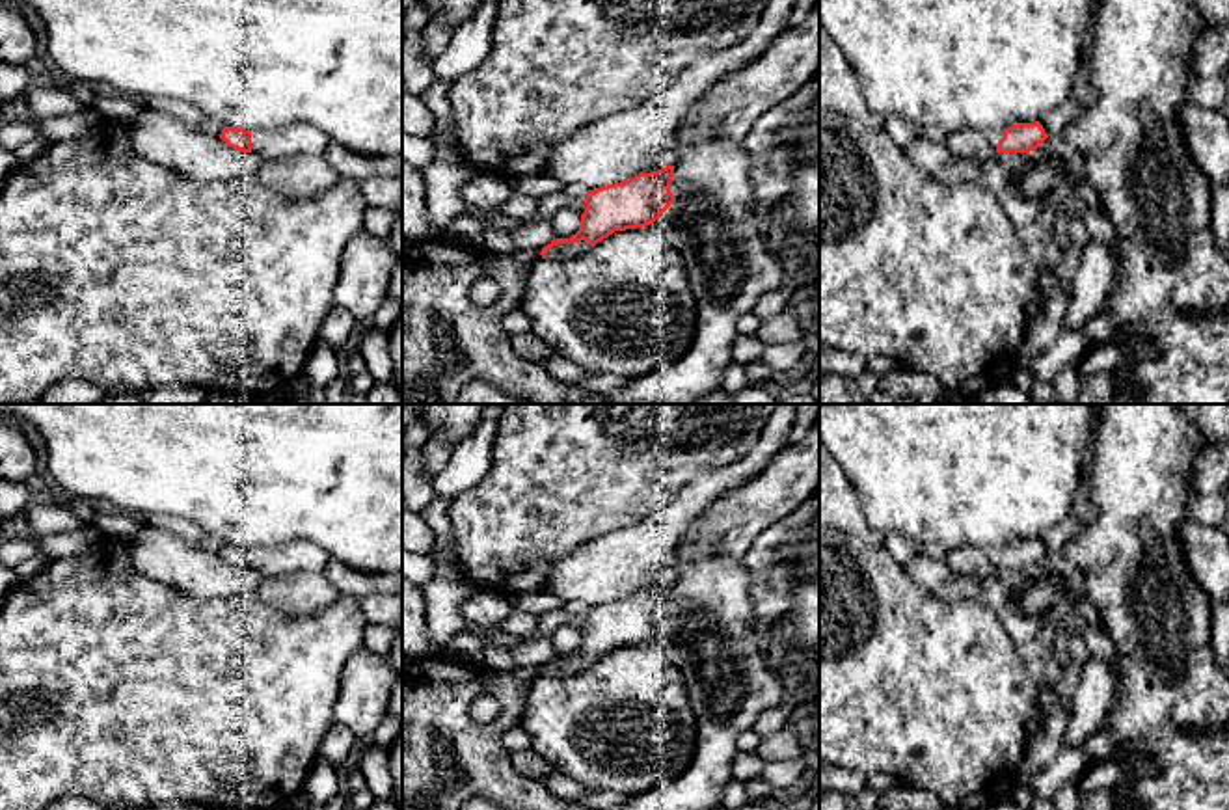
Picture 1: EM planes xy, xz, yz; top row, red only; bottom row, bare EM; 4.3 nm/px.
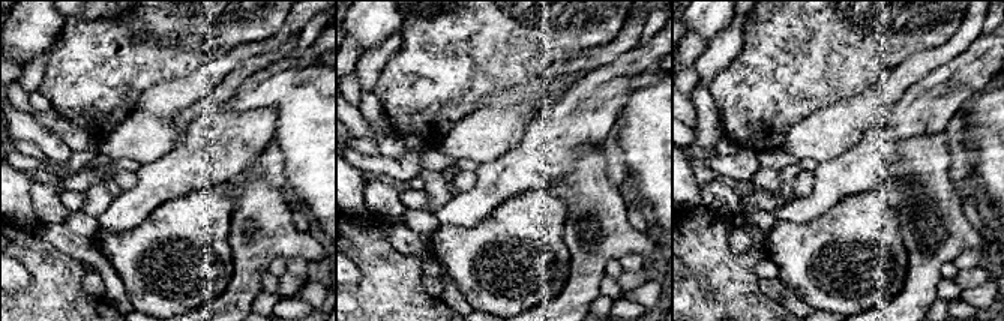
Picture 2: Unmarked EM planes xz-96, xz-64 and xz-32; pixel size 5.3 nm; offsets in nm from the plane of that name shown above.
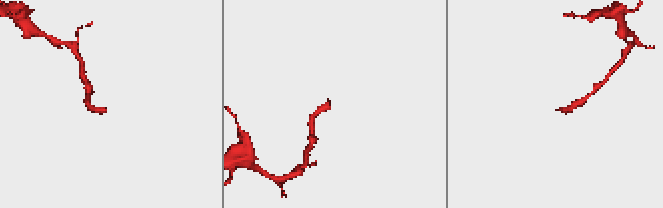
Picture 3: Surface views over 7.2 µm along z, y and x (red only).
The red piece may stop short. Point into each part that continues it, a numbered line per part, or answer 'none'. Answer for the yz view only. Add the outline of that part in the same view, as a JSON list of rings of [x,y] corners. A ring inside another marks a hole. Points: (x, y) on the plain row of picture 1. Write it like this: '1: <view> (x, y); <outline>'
1: yz (969, 561); [[[965,546],[957,549],[948,549],[942,560],[957,577],[985,579],[996,572],[996,560],[1002,555],[1004,547]]]

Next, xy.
1: xy (306, 555); [[[307,540],[251,547],[251,570],[261,577],[283,575],[294,570],[326,572],[328,560],[330,555]]]

